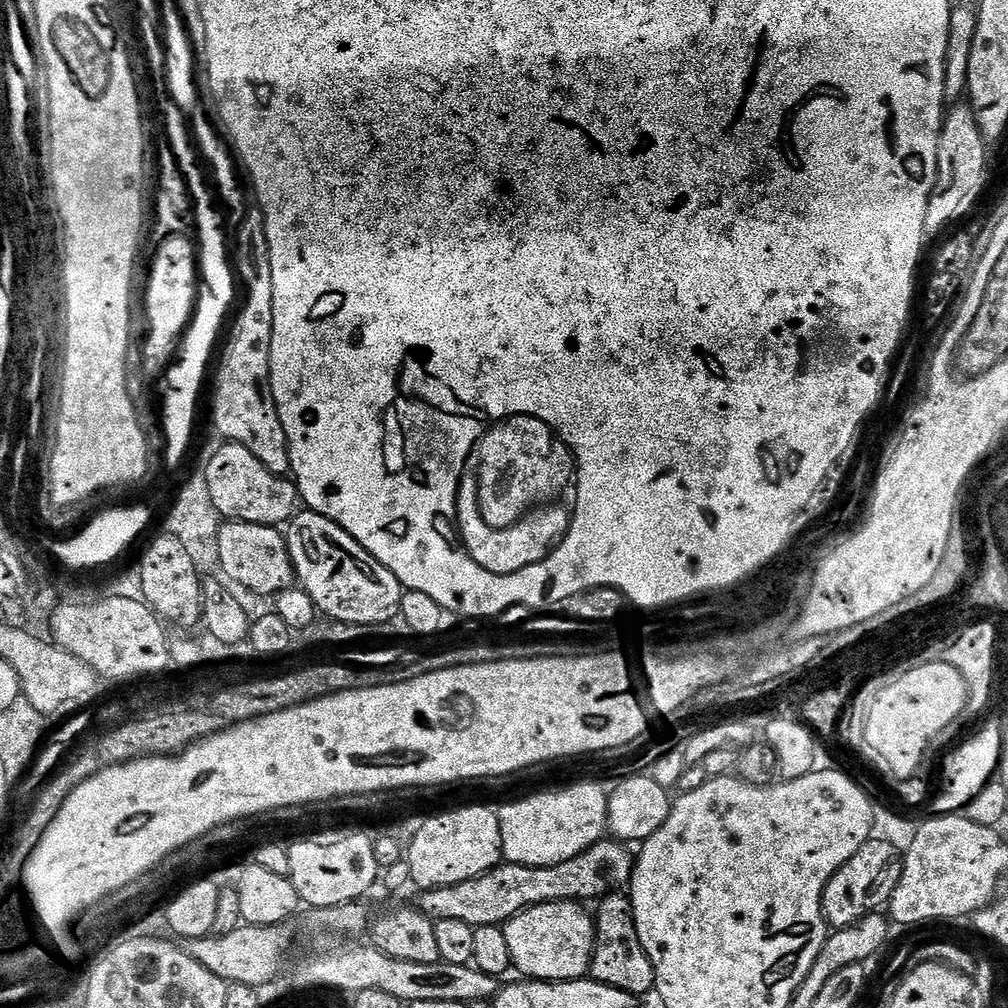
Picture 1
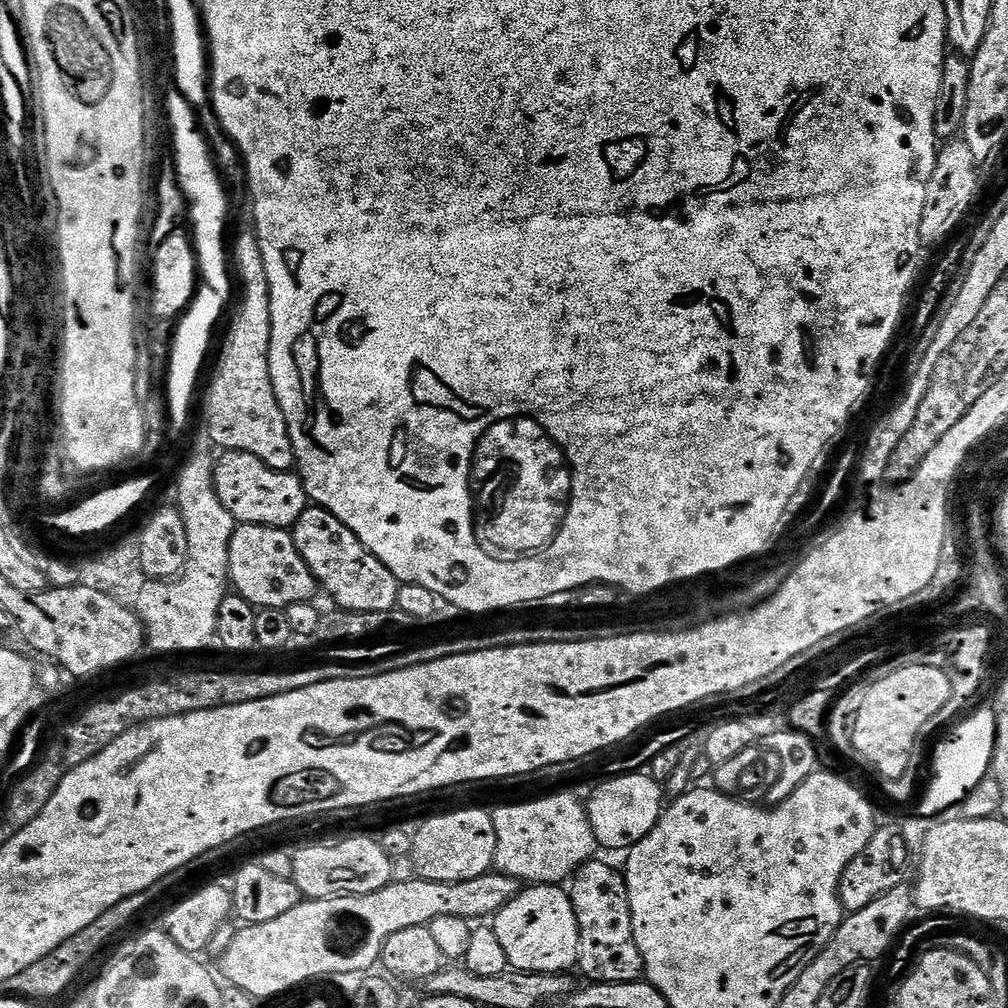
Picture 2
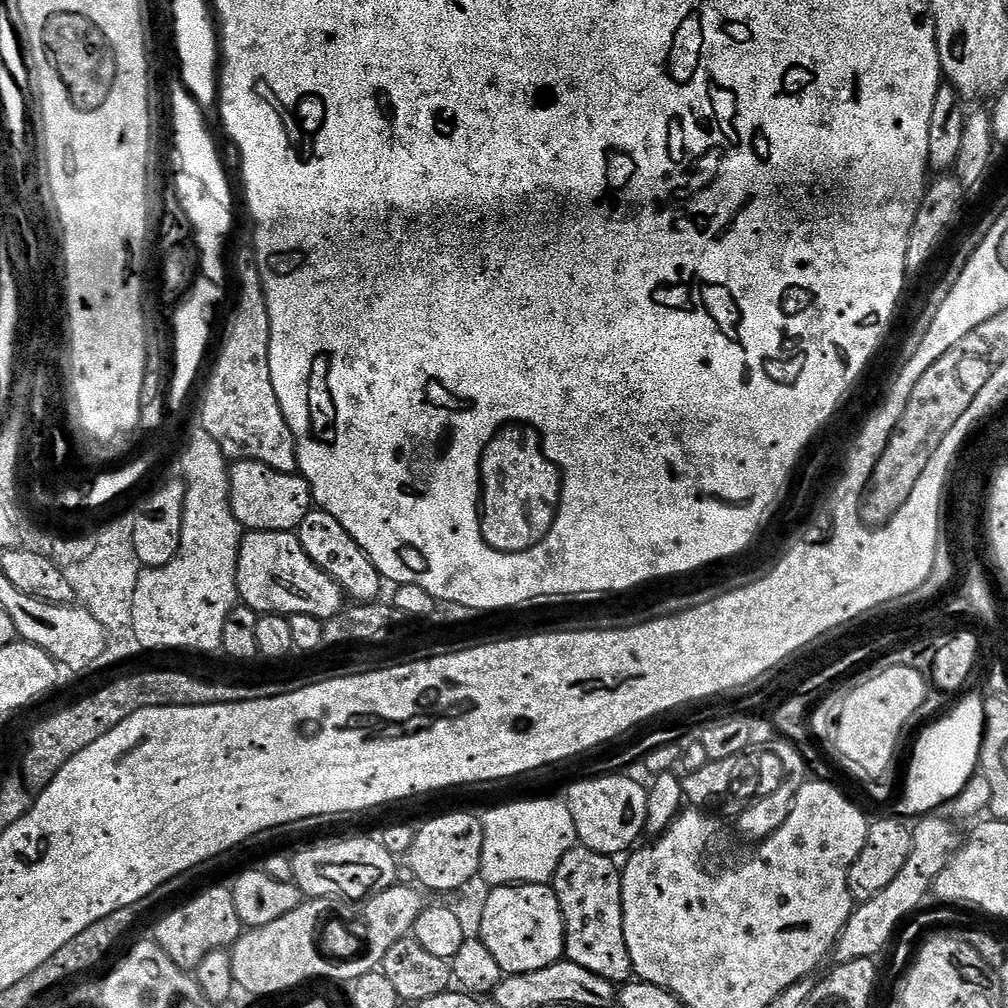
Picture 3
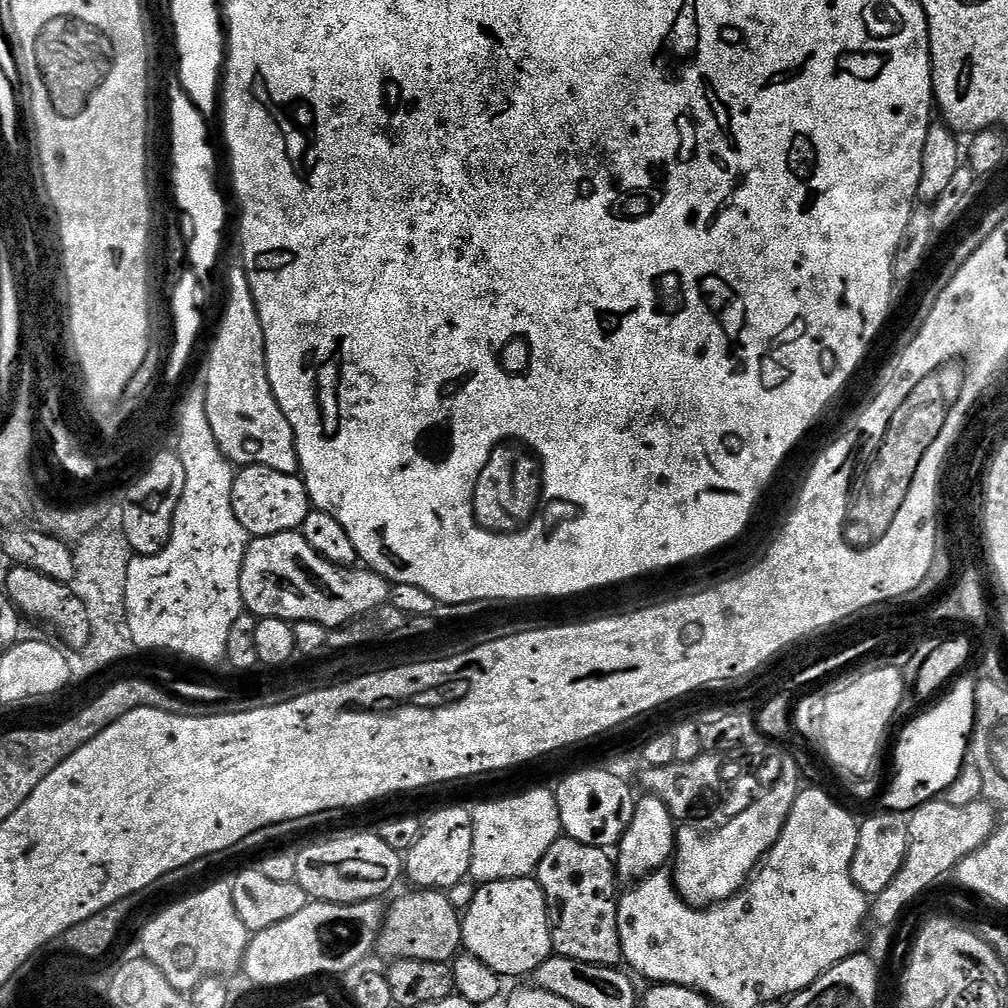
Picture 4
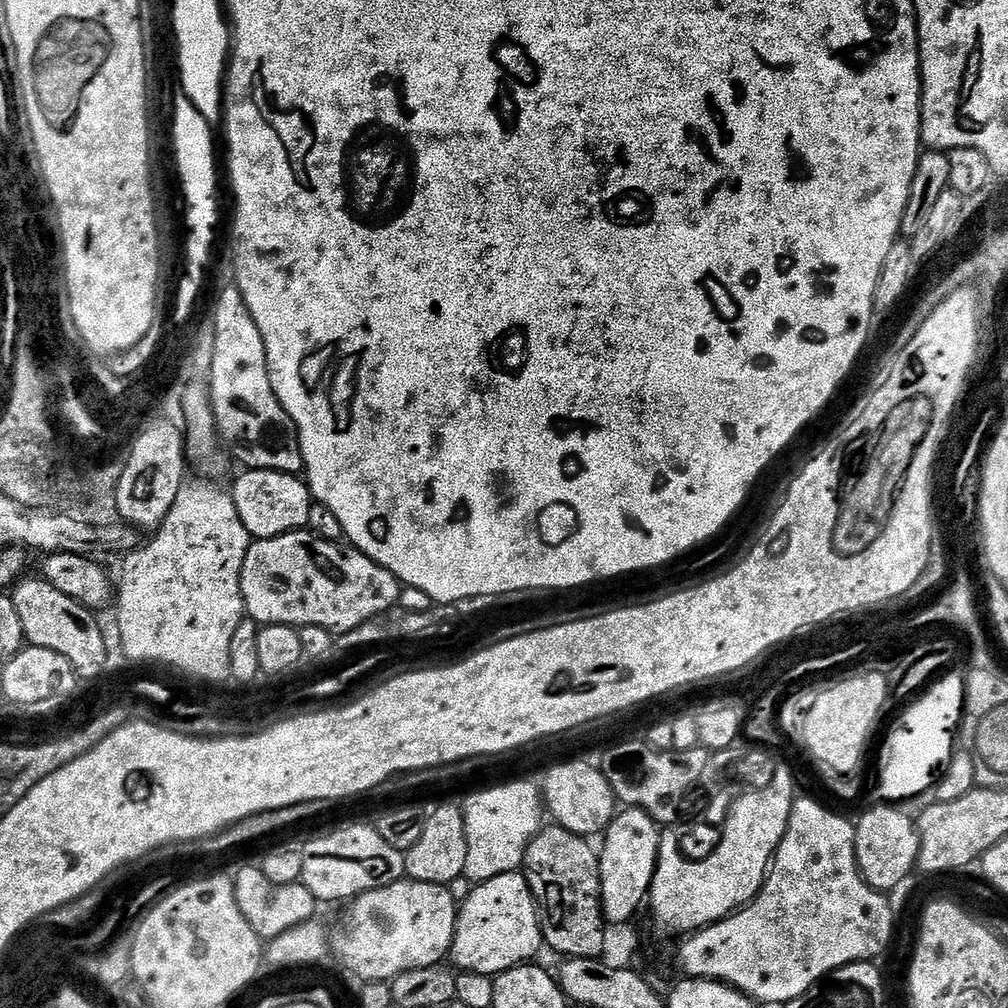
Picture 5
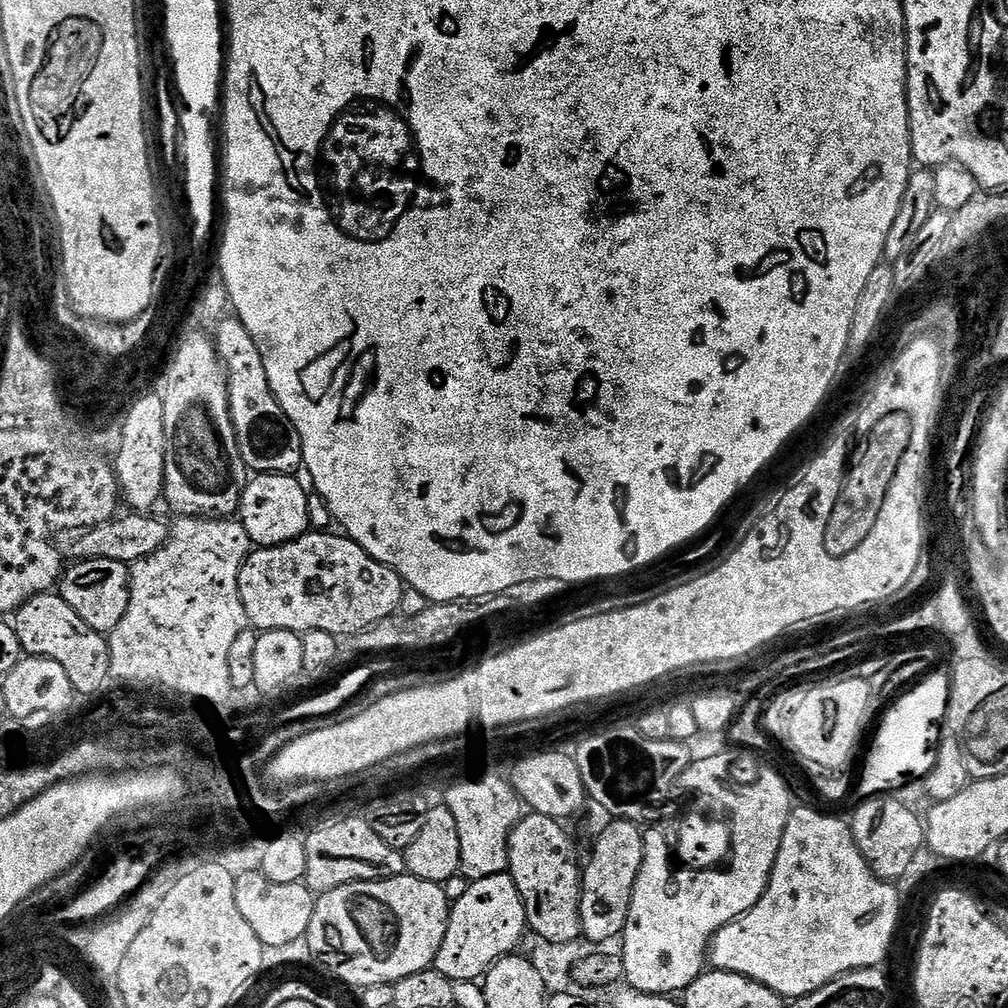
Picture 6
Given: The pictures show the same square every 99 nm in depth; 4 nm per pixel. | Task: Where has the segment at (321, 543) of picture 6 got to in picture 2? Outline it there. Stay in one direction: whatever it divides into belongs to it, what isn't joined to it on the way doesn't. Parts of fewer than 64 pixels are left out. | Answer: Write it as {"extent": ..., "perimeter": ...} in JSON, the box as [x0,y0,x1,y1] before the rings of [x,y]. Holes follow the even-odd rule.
{"extent":[228,524,318,609],"perimeter":[[[242,524],[230,538],[228,578],[235,595],[246,598],[256,609],[283,608],[315,601],[318,585],[310,566],[298,554],[291,531],[287,528]]]}

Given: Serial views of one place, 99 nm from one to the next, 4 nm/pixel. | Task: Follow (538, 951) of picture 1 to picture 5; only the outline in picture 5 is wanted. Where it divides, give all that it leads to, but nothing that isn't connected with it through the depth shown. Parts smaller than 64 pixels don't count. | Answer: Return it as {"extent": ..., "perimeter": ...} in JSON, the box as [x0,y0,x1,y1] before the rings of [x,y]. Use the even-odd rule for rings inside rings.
{"extent":[450,871,545,978],"perimeter":[[[523,871],[498,874],[489,880],[479,881],[473,888],[476,889],[462,900],[456,914],[456,929],[450,953],[450,960],[453,960],[451,963],[460,972],[473,972],[495,978],[520,964],[535,961],[537,959],[535,956],[539,954],[540,948],[545,947],[545,942],[540,929],[540,915],[536,913],[536,900],[532,897]]]}

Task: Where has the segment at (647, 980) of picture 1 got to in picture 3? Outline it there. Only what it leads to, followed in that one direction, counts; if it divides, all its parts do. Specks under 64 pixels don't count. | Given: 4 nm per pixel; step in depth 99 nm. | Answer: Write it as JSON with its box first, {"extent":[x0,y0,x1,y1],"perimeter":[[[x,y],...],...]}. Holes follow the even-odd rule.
{"extent":[550,846,633,986],"perimeter":[[[583,846],[569,850],[558,862],[550,886],[556,891],[564,919],[564,954],[567,960],[617,986],[633,979],[630,954],[622,930],[622,872],[610,856]]]}

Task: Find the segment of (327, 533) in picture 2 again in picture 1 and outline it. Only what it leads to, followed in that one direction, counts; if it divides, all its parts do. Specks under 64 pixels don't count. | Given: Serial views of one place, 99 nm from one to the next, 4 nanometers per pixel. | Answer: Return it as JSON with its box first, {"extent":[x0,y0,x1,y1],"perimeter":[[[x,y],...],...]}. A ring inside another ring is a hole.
{"extent":[286,510,405,624],"perimeter":[[[311,510],[297,511],[286,528],[288,553],[296,570],[299,587],[310,594],[317,609],[327,619],[348,624],[385,624],[401,613],[405,587],[389,568],[382,566],[374,554],[370,554],[342,526],[330,518]]]}

